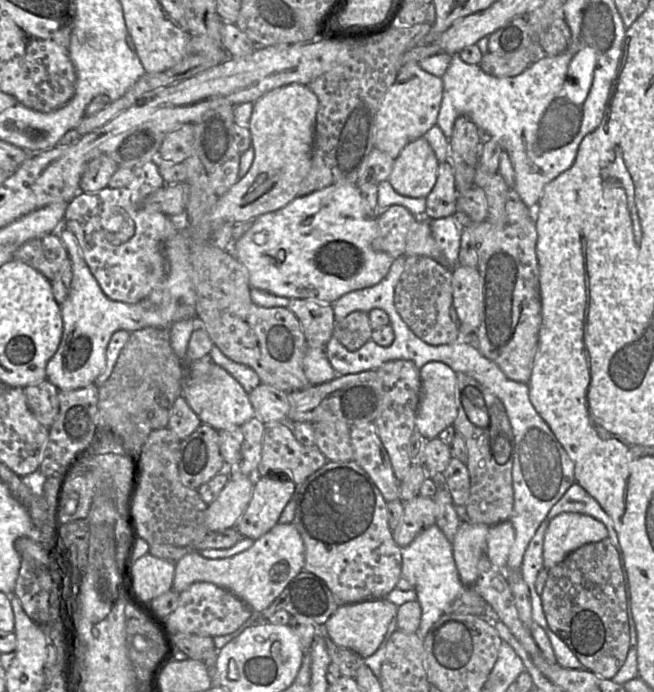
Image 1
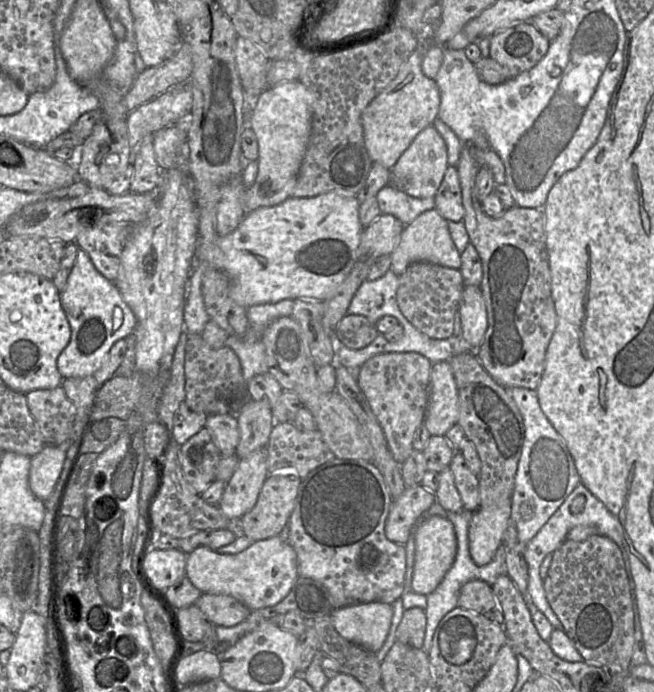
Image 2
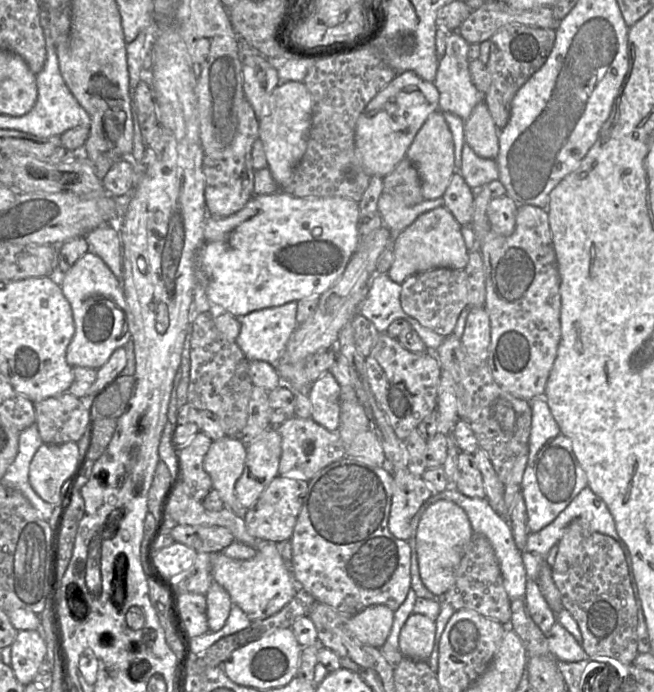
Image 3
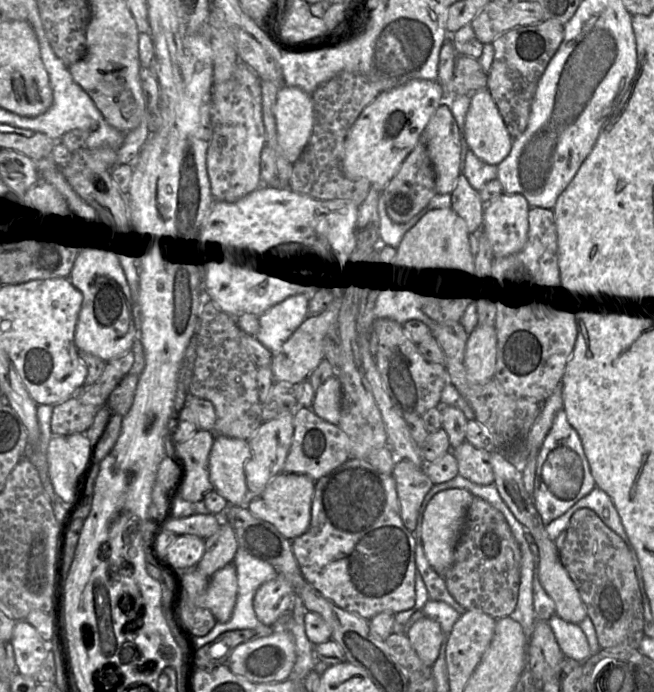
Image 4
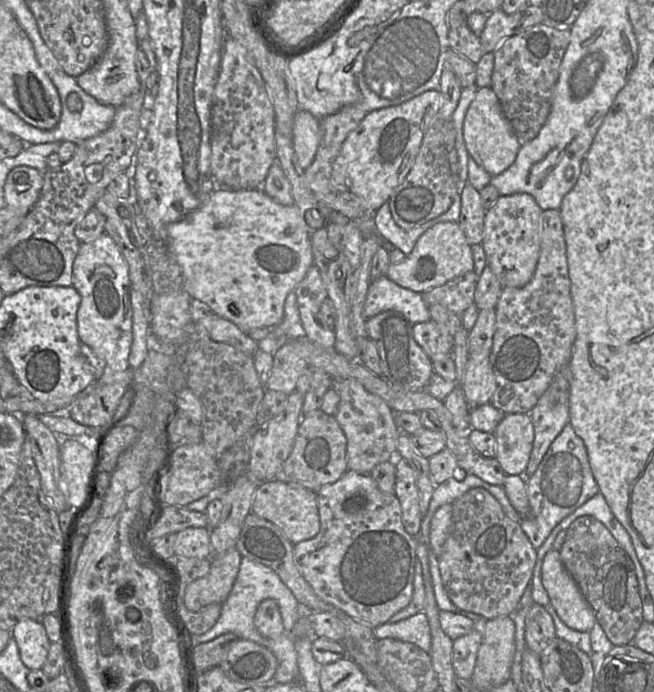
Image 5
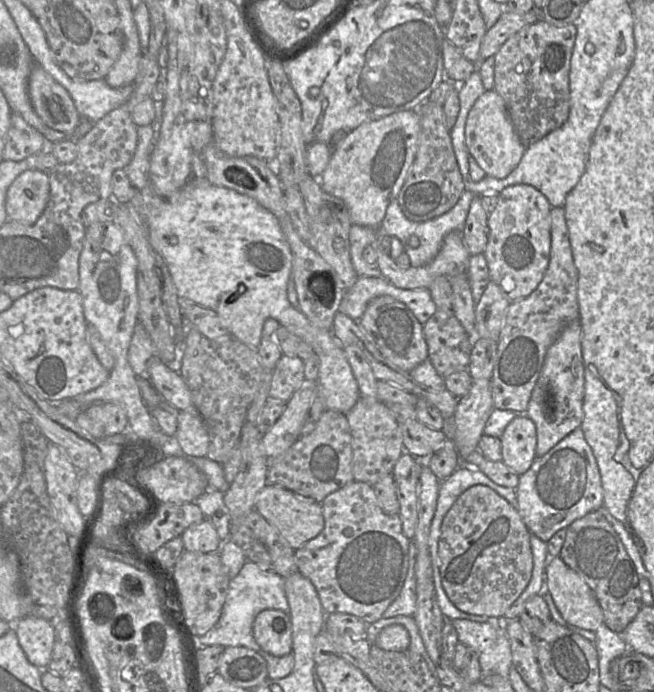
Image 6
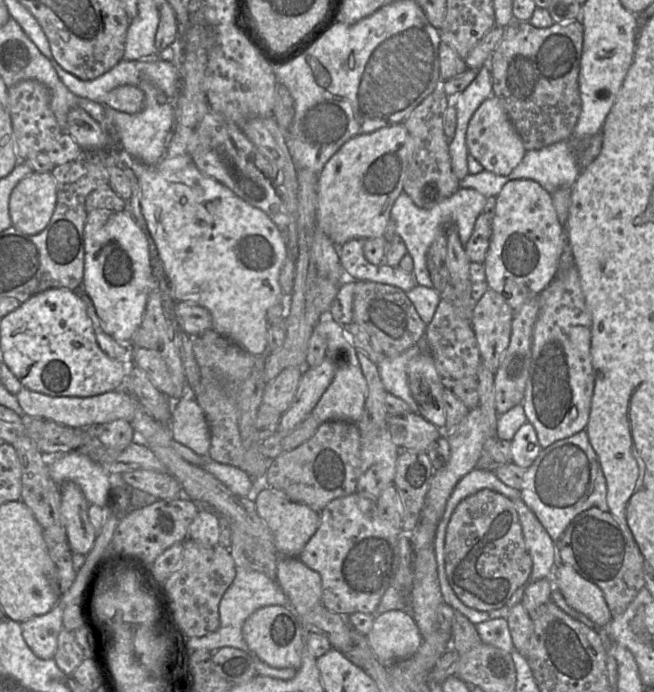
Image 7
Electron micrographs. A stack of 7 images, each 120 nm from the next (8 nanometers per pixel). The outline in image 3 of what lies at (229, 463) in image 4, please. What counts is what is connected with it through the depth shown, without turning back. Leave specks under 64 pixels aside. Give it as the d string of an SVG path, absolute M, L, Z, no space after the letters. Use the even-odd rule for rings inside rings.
M225 436L212 442L204 458L204 470L211 478L212 489L217 490L225 508L242 516L246 510L236 497L235 485L244 470L246 455L247 444L239 437Z

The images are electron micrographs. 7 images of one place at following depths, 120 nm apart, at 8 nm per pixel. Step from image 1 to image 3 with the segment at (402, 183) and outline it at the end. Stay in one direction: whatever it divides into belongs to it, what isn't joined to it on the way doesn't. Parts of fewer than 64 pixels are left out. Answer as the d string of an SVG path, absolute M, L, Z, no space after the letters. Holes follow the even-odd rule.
M441 110L433 112L422 125L407 150L406 158L418 171L423 198L425 200L441 198L456 171L453 136Z

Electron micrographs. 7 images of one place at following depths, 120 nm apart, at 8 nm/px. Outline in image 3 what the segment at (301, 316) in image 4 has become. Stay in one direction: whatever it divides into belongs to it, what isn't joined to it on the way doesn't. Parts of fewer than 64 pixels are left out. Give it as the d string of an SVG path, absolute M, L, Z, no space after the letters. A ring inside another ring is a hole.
M288 302L277 307L263 308L238 317L241 328L235 343L248 361L264 361L275 367L285 352L286 344L298 326L297 302Z

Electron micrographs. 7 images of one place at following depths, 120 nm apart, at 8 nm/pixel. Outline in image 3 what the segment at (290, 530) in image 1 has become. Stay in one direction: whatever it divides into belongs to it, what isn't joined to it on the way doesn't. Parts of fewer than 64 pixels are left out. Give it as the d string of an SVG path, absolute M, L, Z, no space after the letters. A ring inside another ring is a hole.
M261 542L256 555L247 560L232 559L223 553L211 557L213 582L228 592L232 605L238 606L251 621L263 620L276 614L292 600L298 590L299 586L282 559L277 543Z

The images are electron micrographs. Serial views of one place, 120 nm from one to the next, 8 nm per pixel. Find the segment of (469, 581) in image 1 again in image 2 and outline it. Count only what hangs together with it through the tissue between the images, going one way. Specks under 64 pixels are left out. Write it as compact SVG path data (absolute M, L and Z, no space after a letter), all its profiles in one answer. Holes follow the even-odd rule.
M511 499L473 512L469 524L469 552L478 566L491 562L503 544L503 535L509 525Z

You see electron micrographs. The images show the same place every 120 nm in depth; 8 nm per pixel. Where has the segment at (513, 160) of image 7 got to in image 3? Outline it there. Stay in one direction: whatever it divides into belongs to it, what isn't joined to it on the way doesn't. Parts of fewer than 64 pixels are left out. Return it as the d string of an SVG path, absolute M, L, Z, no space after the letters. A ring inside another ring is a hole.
M484 99L465 121L465 142L482 158L496 159L498 156L499 129Z

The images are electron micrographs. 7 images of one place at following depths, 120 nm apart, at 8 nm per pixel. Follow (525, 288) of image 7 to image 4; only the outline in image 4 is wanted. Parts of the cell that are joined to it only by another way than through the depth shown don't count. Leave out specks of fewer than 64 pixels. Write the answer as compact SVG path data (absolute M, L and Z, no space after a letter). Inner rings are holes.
M505 194L484 207L482 230L498 256L520 252L527 243L530 206L520 194Z

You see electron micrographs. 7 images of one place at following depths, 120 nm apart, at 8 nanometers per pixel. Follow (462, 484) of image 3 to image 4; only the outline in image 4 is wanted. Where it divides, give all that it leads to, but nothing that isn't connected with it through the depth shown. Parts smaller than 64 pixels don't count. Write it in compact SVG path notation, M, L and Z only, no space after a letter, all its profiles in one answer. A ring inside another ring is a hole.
M465 441L451 452L457 461L459 475L479 485L493 484L490 451L477 449Z

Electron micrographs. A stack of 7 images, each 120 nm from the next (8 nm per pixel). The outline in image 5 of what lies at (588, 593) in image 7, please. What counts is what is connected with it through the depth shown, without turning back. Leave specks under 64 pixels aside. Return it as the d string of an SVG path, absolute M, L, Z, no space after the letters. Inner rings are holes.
M551 549L546 553L541 580L561 621L571 629L589 633L596 623L595 613L565 569L559 551Z

